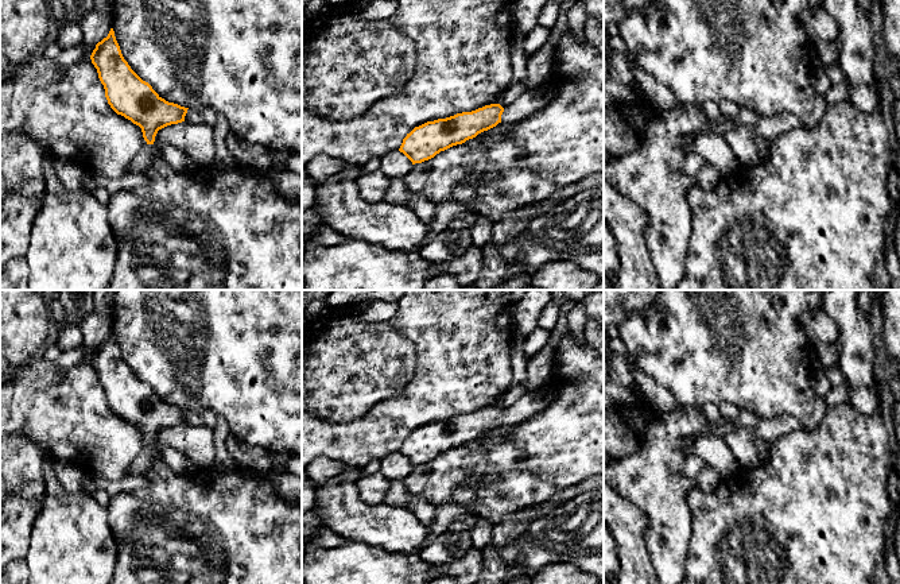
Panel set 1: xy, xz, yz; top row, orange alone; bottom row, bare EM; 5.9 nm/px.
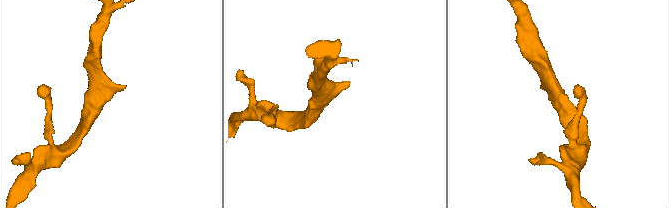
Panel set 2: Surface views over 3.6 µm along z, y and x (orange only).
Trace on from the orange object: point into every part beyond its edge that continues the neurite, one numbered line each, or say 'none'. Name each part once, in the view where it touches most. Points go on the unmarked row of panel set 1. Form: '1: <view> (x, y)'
1: xz (532, 402)

